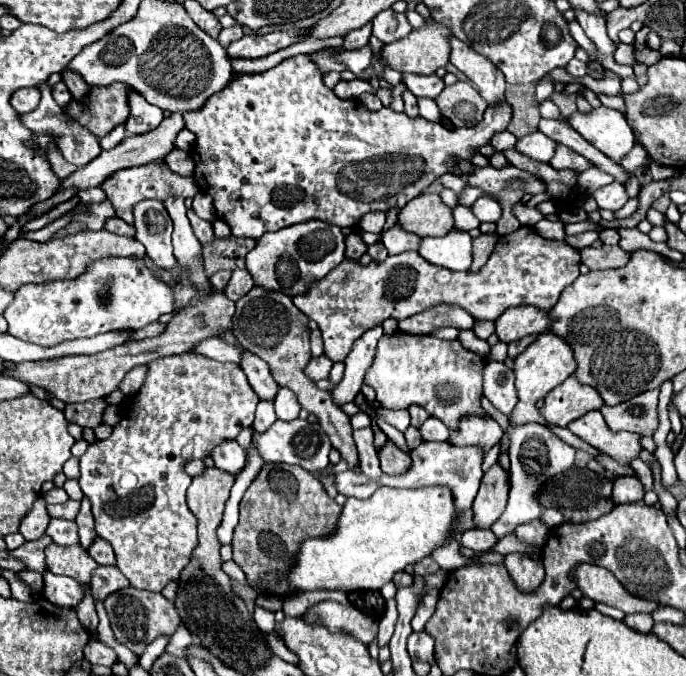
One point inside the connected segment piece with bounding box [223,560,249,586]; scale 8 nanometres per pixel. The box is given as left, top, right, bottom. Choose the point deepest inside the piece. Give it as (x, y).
(230, 568)

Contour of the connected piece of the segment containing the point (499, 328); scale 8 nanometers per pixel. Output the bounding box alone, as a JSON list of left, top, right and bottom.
[495,306,549,344]

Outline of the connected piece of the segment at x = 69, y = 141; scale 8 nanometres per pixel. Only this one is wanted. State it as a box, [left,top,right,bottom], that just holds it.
[19,82,101,166]

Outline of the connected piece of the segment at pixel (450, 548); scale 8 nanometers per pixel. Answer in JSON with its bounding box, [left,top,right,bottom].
[429,536,479,571]

